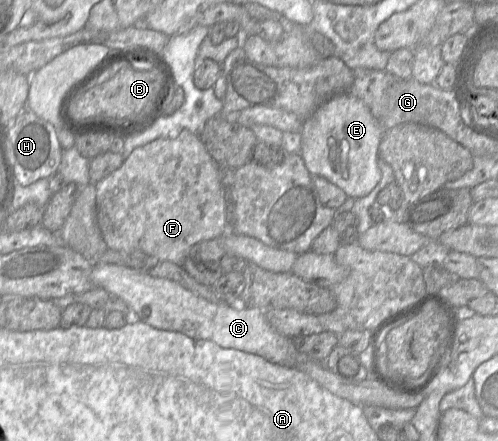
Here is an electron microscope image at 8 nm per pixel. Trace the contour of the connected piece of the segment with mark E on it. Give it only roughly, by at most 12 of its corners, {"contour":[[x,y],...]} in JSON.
{"contour":[[349,93],[300,128],[311,174],[350,198],[379,183],[384,130]]}

